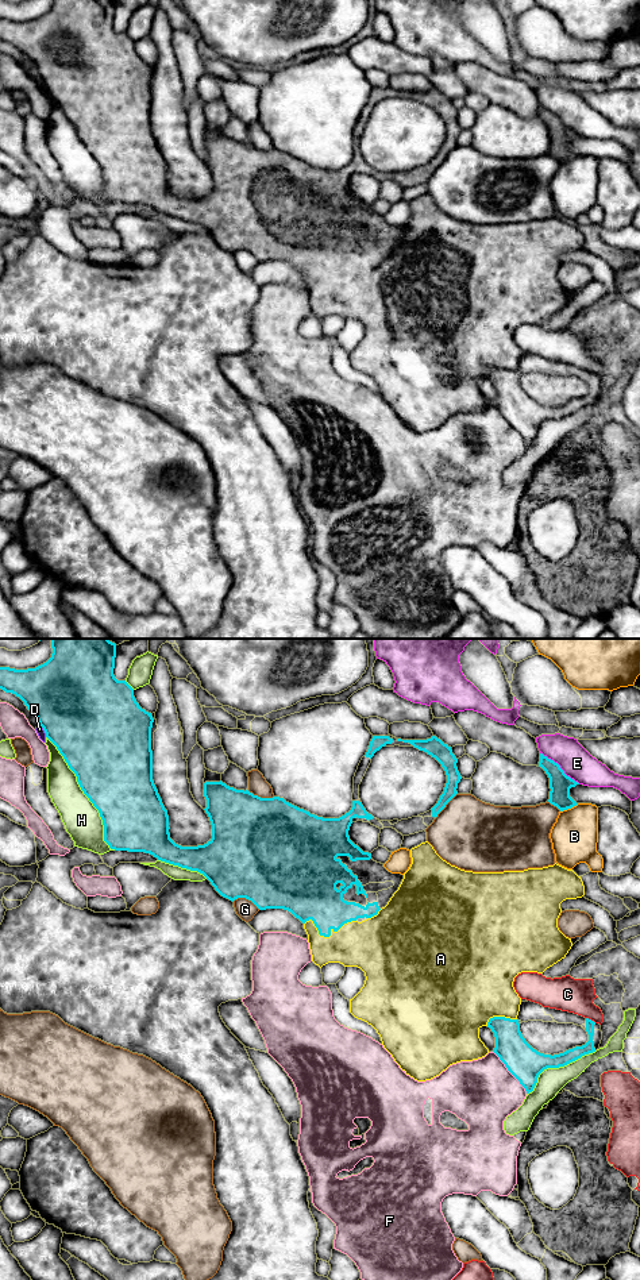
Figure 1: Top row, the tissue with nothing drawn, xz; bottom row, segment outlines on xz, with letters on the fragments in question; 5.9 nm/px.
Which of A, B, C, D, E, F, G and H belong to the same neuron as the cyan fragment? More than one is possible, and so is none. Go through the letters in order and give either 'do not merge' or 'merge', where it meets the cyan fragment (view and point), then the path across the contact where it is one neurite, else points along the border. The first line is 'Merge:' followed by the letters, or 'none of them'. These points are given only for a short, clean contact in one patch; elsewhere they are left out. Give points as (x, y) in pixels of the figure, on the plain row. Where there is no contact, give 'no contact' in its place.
Merge: A
A: merge; contact xz (327, 288)
B: do not merge; contact xz (569, 160)
C: do not merge; contact xz (590, 371)
D: do not merge; contact xz (43, 81); border xz (39, 76), (46, 88)
E: do not merge; contact xz (559, 119)
F: do not merge; contact xz (509, 423)
G: do not merge; contact xz (246, 250)
H: do not merge; contact xz (84, 145)

